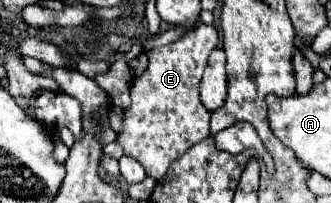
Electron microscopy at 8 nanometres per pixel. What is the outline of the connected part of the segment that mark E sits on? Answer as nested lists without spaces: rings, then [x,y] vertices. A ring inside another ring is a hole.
[[[201,23],[183,33],[177,41],[163,47],[153,47],[147,53],[149,67],[139,79],[133,81],[131,107],[125,111],[119,143],[127,155],[135,157],[155,181],[167,173],[171,161],[179,159],[189,147],[209,135],[211,113],[201,105],[199,85],[207,57],[217,47],[217,43],[217,27]]]

